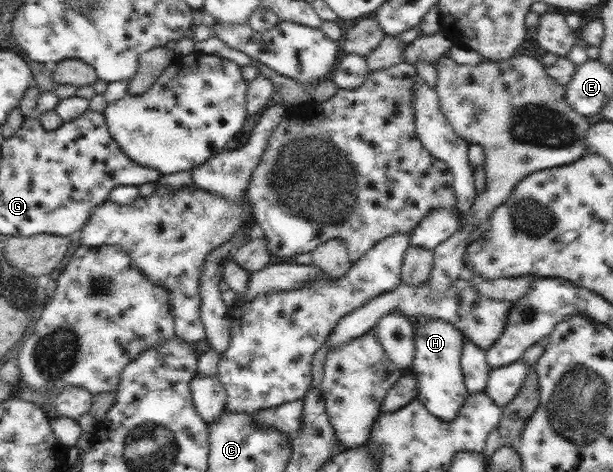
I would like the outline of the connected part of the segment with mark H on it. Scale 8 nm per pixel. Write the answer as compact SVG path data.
M426 318L416 321L414 340L415 356L412 366L418 382L416 399L420 400L433 416L449 422L457 416L469 394L460 365L461 352L465 344L464 334L446 321Z

